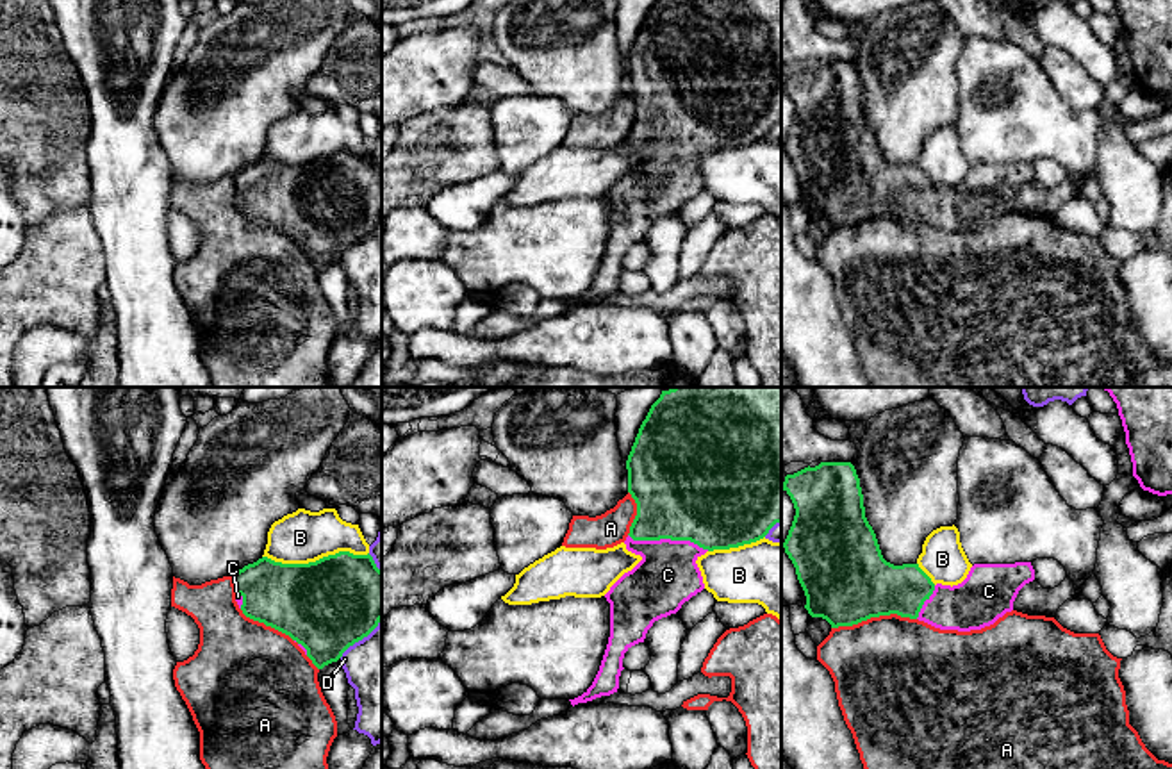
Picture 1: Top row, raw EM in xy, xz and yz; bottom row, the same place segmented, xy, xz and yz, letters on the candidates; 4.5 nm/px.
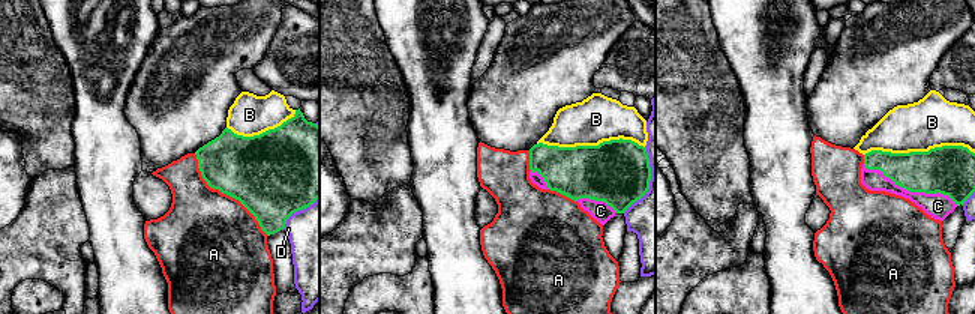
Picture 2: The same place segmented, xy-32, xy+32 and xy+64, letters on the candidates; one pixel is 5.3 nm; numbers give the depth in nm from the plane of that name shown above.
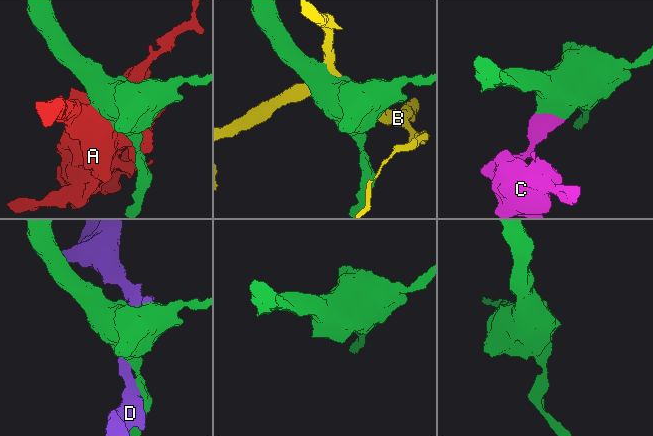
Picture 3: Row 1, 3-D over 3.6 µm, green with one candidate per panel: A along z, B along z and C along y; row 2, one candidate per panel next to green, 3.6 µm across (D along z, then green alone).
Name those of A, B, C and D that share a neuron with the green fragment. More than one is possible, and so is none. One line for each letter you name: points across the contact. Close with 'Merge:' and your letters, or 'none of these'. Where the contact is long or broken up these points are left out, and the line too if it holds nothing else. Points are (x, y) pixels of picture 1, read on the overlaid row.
Merge: C

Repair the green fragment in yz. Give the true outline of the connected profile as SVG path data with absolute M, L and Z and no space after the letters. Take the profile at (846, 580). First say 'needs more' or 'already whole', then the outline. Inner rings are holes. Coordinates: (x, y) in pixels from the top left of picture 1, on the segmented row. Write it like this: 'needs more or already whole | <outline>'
needs more | M821 462L787 475L783 491L796 516L783 542L805 591L805 608L831 628L853 626L871 617L897 614L940 630L970 632L994 624L1013 610L1019 591L1035 580L1031 562L974 564L958 585L933 583L919 564L894 566L881 555L876 533L865 517L860 478L851 462Z

